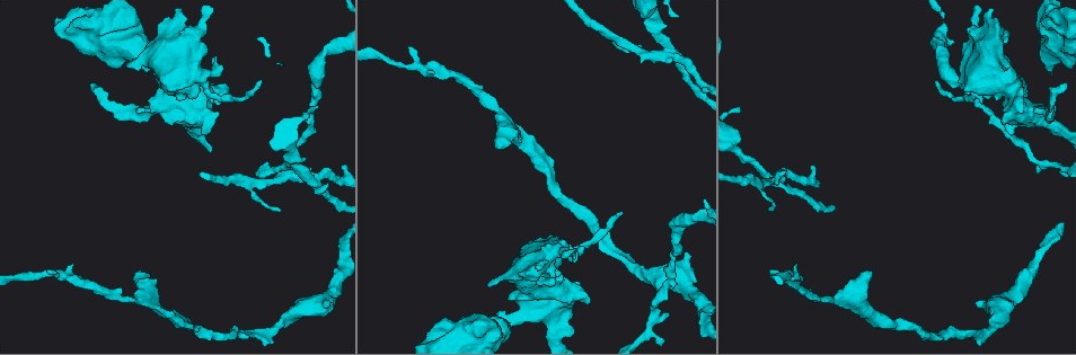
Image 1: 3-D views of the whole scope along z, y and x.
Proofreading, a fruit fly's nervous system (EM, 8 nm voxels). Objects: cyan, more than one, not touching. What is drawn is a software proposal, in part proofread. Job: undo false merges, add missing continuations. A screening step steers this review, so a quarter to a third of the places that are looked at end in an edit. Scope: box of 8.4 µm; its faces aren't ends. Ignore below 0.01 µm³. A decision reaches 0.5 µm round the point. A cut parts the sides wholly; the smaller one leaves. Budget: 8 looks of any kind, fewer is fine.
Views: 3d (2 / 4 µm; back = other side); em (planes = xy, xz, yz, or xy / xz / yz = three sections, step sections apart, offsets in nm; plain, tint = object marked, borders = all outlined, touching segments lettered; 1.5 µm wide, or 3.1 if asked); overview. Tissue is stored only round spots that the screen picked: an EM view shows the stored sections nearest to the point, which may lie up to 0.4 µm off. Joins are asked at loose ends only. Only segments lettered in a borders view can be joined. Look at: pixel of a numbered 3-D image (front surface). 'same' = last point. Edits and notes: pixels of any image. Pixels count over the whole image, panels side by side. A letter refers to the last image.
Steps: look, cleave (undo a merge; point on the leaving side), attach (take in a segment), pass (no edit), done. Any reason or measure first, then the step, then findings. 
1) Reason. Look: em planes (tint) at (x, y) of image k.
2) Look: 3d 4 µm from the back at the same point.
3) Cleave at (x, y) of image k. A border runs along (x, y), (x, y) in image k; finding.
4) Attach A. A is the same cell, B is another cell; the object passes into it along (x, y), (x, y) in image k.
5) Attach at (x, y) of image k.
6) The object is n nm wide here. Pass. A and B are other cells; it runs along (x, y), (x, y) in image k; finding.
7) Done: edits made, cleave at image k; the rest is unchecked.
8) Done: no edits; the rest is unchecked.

Stops while still wide. Look: em 3.1 µm planes (borders) at (1047, 70) of image 1.

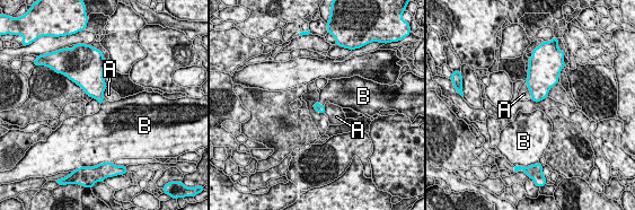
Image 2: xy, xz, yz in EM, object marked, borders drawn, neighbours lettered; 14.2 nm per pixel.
The longest contact is with A, 280 nm. Attach B. B is the same cell, A is another cell; the cell continues.

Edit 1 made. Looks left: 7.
Thick turns thin. Look: em yz step 8 (tint) at (284, 317) of image 1.

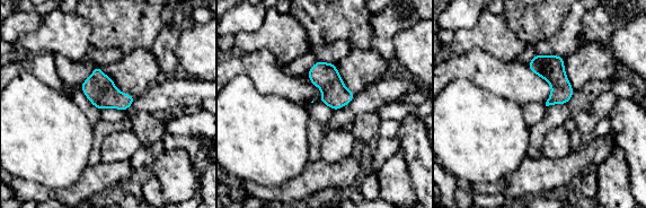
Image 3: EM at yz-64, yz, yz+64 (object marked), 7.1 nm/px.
Another direction. Look: em planes (borders) at the same point.

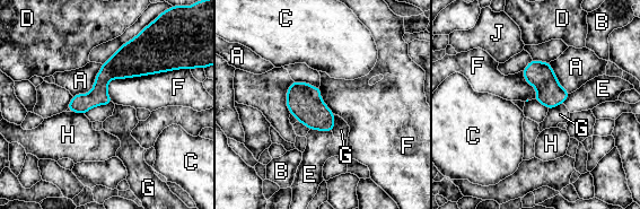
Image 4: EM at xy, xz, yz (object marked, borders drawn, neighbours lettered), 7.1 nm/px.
Pass. A, B, C, D, E, F, G, H and J are other cells; a border runs along (184, 68), (113, 78), (106, 90) in image 4; continuous, no second cell.

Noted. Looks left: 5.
Done: edits made, attach at image 2; the rest is unchecked.

